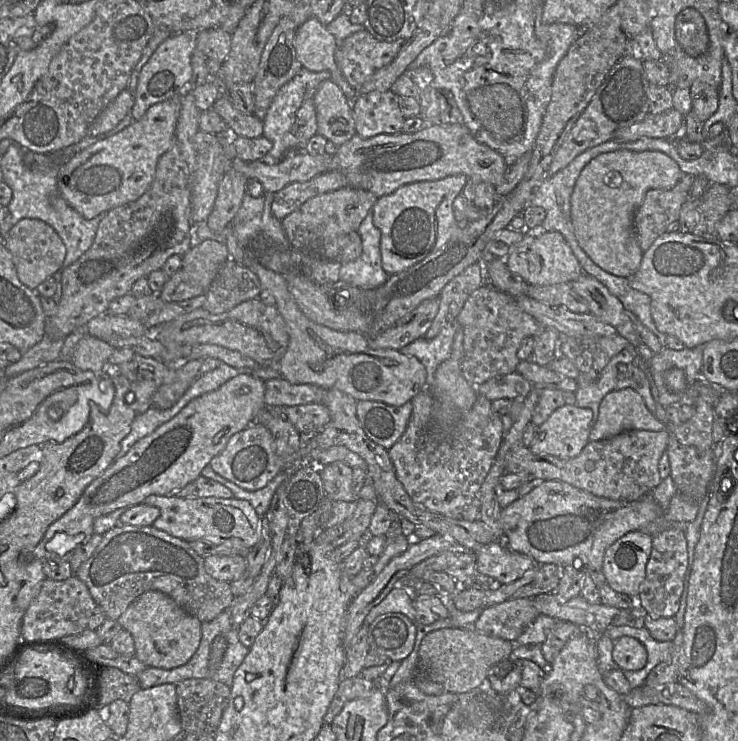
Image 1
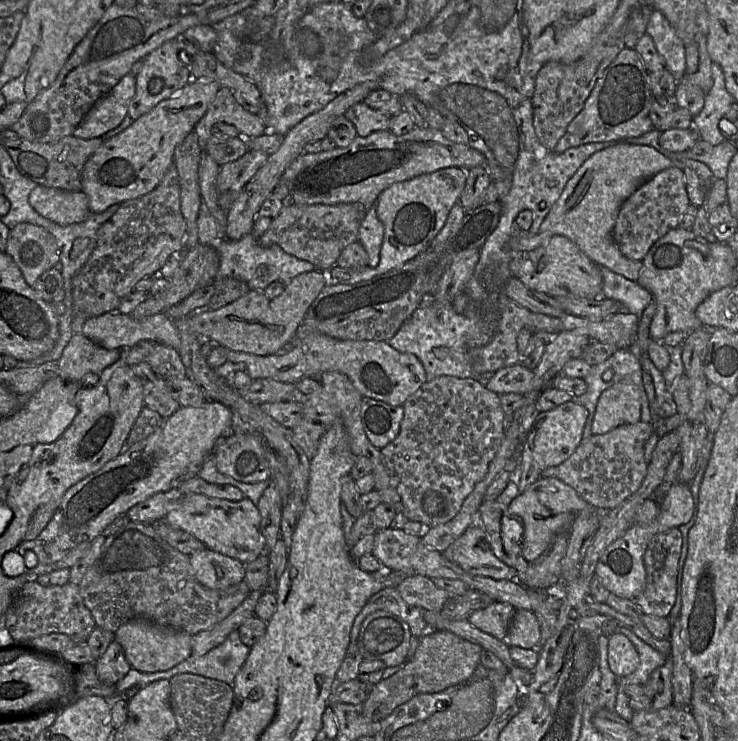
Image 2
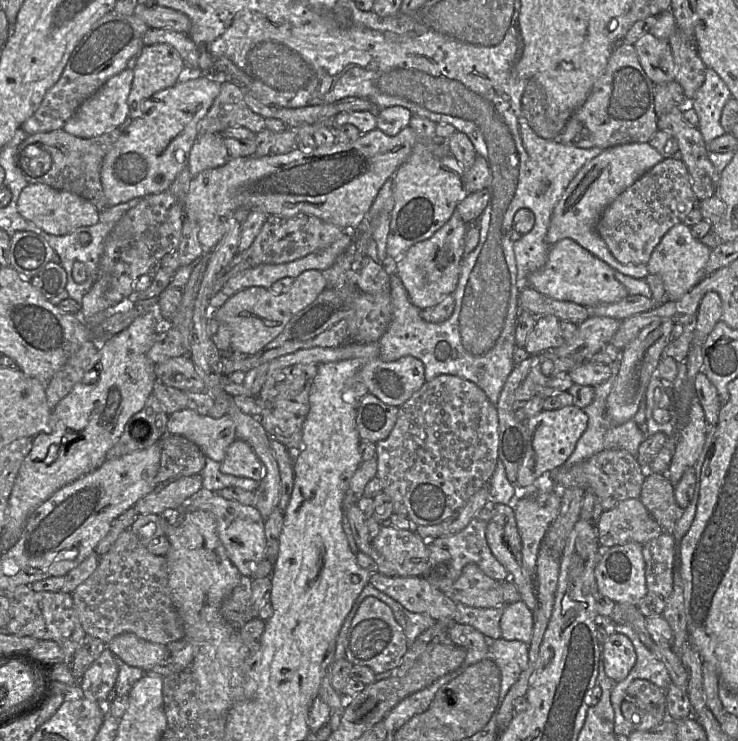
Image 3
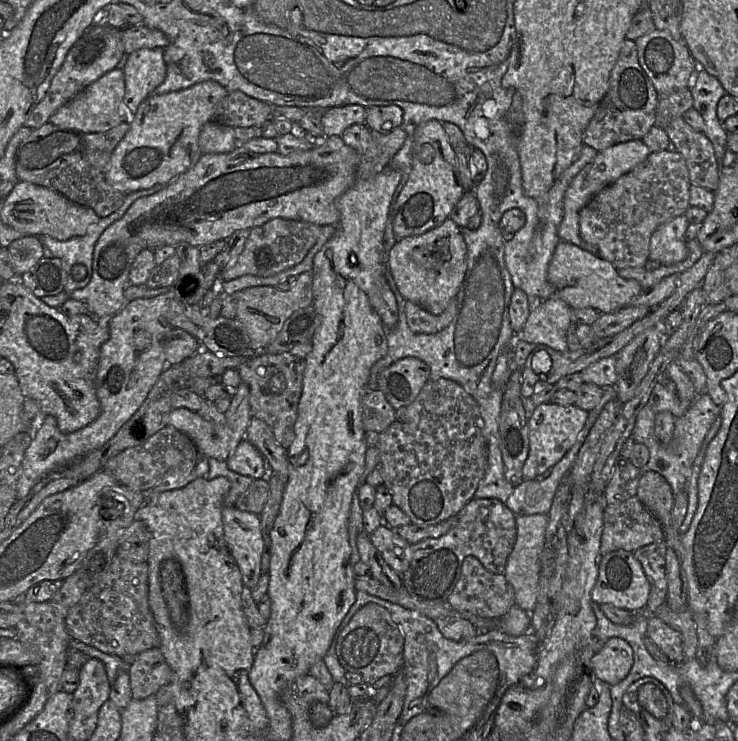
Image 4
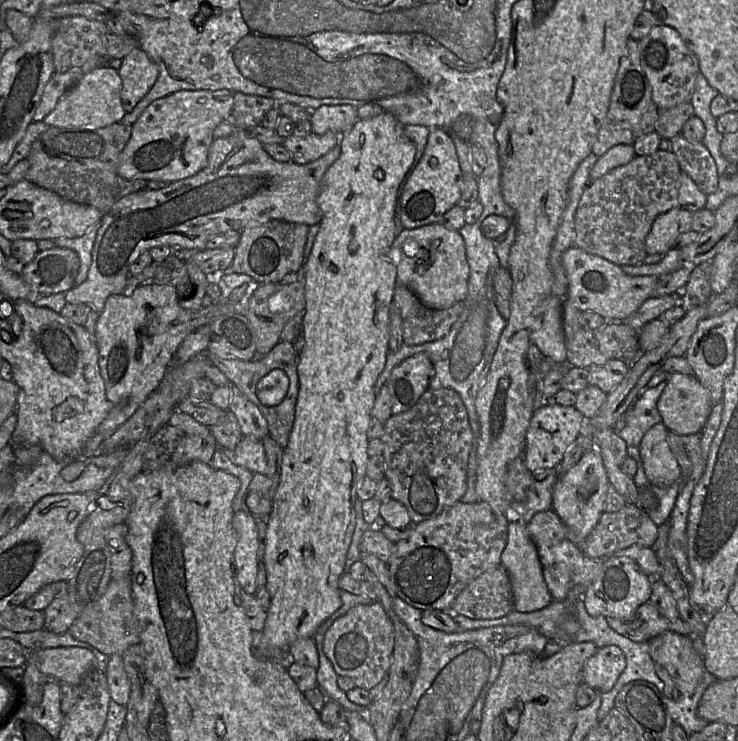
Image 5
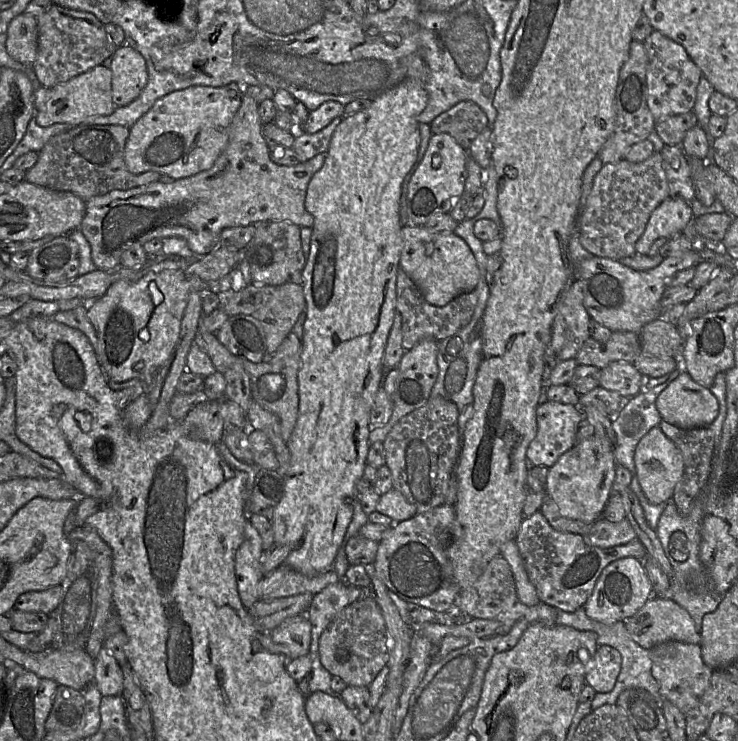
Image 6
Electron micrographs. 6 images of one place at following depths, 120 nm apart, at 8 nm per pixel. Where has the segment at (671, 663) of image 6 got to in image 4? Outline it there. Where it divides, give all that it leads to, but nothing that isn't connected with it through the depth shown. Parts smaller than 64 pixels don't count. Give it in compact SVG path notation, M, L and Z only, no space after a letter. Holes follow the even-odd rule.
M656 615L649 616L647 636L667 655L672 664L680 664L685 661L680 633L667 625Z

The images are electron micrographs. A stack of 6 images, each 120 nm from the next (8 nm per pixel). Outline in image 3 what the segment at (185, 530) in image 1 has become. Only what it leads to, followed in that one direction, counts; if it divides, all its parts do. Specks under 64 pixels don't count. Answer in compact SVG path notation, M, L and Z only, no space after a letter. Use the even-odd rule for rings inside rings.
M201 489L191 497L183 507L186 511L204 510L216 520L217 534L223 544L228 558L242 576L250 577L256 566L265 558L266 539L264 521L256 507L227 500L215 492Z

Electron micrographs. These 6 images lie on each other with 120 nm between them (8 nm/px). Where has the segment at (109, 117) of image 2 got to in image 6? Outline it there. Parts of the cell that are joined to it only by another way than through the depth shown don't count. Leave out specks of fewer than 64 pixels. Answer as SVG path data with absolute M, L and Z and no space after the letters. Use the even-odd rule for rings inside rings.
M101 64L49 88L45 109L36 112L34 116L37 124L41 127L49 127L56 123L78 126L88 117L112 114L117 105L112 100L111 83L112 72L110 68Z

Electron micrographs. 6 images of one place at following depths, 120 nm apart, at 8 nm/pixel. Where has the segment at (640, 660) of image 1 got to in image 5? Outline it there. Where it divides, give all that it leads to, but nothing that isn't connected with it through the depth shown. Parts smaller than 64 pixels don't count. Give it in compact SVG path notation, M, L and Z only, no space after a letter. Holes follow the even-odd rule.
M615 645L604 646L585 662L583 682L598 693L607 693L615 686L625 667L623 651Z

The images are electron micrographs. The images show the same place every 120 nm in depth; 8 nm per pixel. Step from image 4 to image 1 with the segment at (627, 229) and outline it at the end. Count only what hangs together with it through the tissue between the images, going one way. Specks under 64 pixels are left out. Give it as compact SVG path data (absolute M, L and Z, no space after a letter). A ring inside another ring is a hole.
M683 176L671 189L651 189L634 215L634 229L642 252L662 234L673 230L683 204L689 199L692 178Z

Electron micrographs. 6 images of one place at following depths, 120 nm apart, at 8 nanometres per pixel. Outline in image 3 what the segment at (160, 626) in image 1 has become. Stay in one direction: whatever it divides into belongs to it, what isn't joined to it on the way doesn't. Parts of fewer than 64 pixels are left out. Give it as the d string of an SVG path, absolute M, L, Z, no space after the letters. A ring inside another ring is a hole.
M131 632L115 636L106 644L106 648L123 663L146 672L169 656L166 645L146 641Z

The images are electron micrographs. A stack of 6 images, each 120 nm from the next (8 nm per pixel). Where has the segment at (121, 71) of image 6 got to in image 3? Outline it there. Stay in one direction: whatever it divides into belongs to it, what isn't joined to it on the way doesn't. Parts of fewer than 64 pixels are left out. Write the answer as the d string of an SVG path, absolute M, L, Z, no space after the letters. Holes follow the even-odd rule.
M168 44L144 46L136 59L134 77L127 98L130 119L141 114L142 103L178 82L185 63L177 50Z

